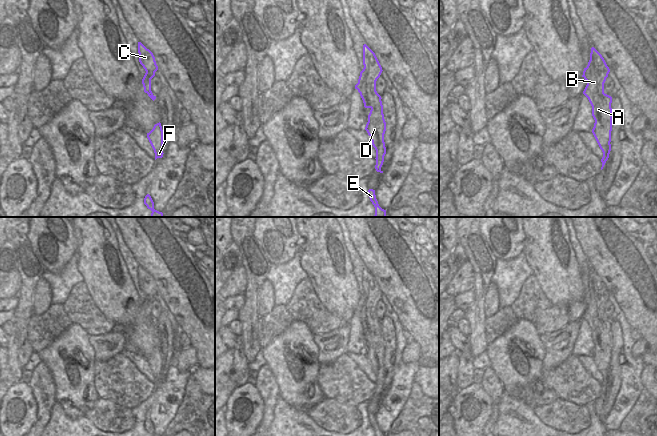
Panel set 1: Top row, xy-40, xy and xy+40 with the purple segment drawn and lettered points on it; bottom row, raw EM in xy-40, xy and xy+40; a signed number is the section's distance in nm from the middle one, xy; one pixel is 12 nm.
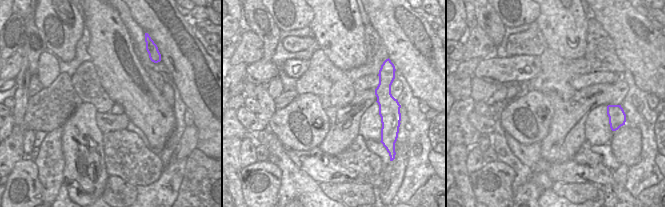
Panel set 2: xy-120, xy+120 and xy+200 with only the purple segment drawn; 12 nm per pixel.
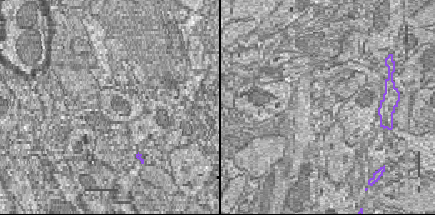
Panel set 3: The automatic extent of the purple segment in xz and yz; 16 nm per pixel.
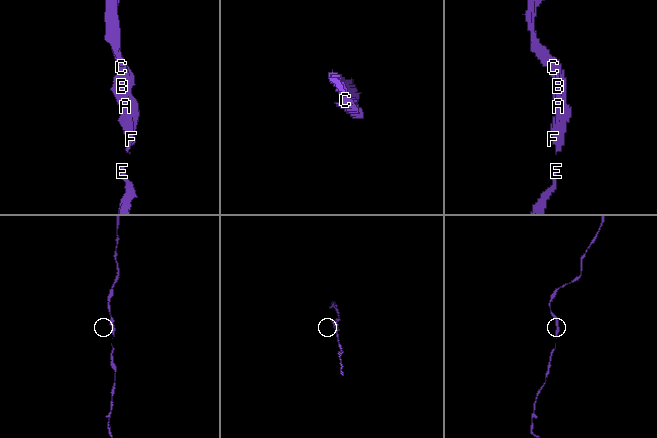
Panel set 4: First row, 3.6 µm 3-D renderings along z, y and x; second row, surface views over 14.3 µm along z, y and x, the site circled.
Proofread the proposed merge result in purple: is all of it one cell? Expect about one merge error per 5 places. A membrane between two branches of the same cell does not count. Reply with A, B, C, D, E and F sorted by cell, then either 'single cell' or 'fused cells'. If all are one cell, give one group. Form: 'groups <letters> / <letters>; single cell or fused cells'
groups A B C D E F; single cell

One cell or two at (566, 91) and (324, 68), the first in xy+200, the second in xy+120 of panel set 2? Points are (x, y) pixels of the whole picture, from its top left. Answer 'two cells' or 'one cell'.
one cell

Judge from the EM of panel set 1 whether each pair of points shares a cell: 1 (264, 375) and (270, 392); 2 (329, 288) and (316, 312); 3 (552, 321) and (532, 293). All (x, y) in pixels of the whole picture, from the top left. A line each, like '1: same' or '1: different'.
1: same
2: different
3: same

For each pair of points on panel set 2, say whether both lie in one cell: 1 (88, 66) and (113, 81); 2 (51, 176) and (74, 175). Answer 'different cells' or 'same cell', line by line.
1: different cells
2: different cells

